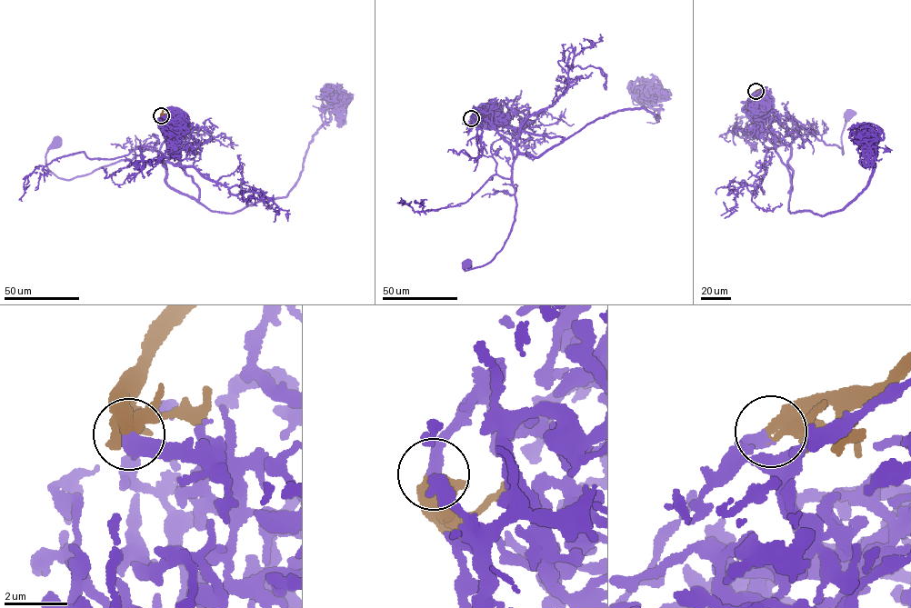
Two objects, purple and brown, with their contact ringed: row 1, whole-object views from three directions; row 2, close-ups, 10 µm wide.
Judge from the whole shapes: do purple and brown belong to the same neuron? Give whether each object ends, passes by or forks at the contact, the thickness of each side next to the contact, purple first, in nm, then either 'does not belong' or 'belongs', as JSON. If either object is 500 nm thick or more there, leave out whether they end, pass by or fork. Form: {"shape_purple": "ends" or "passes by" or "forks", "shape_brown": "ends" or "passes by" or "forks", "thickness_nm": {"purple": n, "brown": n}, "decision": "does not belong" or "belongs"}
{"shape_purple": "ends", "shape_brown": "ends", "thickness_nm": {"purple": 420, "brown": 480}, "decision": "belongs"}

